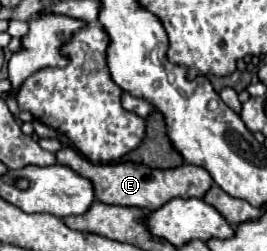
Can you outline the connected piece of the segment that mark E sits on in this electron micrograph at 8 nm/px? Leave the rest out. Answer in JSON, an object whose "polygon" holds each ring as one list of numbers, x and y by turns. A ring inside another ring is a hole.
{"polygon":[[62,148,56,152,58,164,76,170,80,176,88,178,96,186,96,198,104,204,118,204,118,206,136,206,148,212,162,208,172,198,204,198,204,194,212,188,214,180,202,166,184,164,172,170,156,170,144,164,134,162,120,162,120,164,94,164,86,160,74,148]]}

